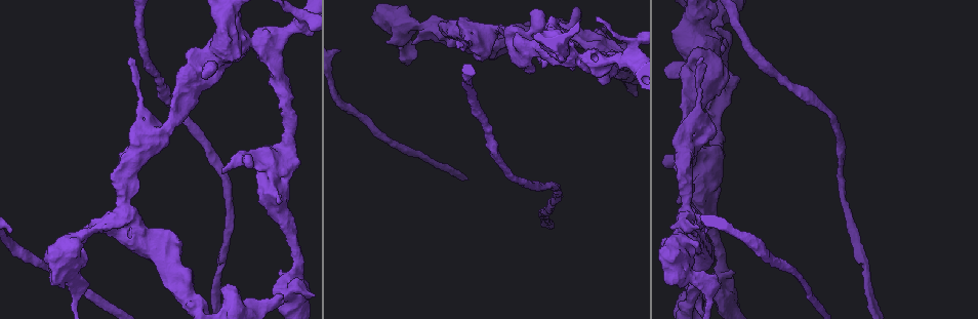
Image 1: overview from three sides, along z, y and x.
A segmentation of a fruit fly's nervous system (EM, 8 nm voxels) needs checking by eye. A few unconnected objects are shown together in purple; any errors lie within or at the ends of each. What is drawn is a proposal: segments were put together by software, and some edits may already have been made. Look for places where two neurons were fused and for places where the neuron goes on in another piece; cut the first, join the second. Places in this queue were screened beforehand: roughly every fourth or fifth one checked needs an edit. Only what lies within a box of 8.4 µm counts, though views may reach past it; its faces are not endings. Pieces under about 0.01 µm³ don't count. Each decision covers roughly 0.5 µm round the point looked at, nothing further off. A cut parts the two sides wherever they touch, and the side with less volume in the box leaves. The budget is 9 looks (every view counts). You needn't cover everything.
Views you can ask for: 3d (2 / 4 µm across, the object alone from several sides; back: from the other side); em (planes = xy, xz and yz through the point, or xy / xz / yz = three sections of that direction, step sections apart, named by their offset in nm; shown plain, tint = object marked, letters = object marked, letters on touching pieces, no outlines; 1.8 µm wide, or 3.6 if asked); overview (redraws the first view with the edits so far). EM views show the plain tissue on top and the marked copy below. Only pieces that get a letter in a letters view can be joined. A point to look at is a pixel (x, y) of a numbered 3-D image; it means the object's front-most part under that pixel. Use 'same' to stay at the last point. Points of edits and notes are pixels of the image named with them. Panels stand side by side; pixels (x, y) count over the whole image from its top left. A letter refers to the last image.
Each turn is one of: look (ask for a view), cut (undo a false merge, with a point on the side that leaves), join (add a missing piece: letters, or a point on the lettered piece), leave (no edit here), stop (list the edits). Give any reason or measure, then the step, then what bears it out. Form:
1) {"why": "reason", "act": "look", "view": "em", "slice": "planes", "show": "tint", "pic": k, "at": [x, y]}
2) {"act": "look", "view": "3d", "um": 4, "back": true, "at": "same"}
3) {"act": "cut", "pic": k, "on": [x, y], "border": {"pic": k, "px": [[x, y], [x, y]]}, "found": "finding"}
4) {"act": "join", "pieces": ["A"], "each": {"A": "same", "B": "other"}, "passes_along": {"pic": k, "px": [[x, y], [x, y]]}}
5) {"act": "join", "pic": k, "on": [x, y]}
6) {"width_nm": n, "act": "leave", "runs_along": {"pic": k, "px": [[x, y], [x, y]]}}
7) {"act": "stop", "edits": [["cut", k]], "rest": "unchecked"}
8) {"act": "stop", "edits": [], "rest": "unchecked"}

{"why": "thick turns thin", "act": "look", "view": "em", "slice": "planes", "show": "letters", "pic": 1, "at": [699, 125]}

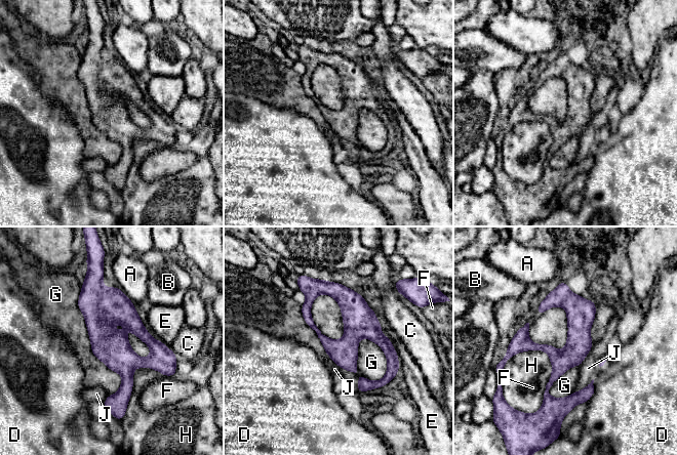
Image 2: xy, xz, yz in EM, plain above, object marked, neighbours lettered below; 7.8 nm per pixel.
{"act": "leave", "each": {"A": "other", "B": "other", "C": "other", "D": "other", "E": "other", "F": "other", "G": "other", "H": "other", "J": "other"}, "border": {"pic": 2, "px": [[367, 337], [358, 341], [357, 390]]}, "found": "one neuron here"}

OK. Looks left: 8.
{"why": "branch stops here", "act": "look", "view": "em", "slice": "planes", "show": "tint", "pic": 1, "at": [221, 171]}

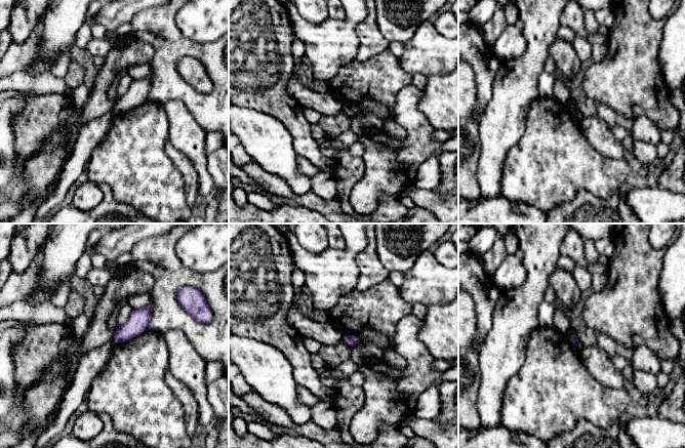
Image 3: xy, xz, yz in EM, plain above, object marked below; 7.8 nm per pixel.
{"act": "look", "view": "em", "slice": "planes", "show": "letters", "at": "same"}

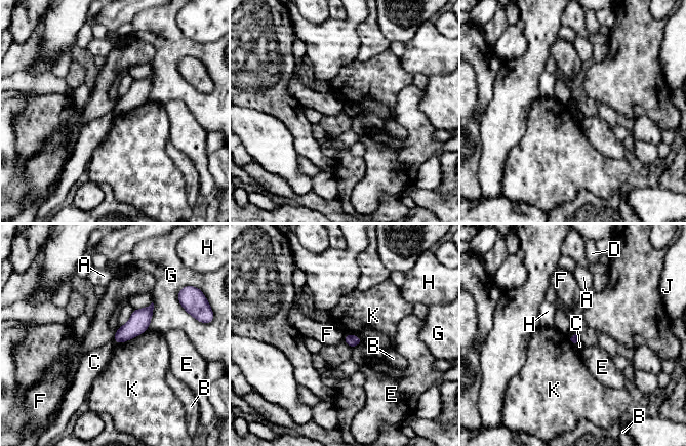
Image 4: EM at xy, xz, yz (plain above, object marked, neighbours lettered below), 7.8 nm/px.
{"act": "leave", "each": {"A": "other", "B": "other", "C": "other", "D": "other", "E": "other", "F": "other", "G": "other", "H": "other", "J": "other", "K": "other"}, "border": {"pic": 4, "px": [[116, 332], [113, 340]]}, "found": "none of them fits"}

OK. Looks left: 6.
{"why": "narrows sharply", "act": "look", "view": "3d", "um": 4, "pic": 1, "at": [701, 37]}

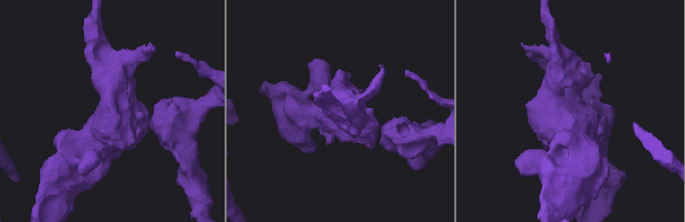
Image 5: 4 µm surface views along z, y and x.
{"act": "look", "view": "em", "slice": "planes", "show": "letters", "pic": 5, "at": [568, 110]}

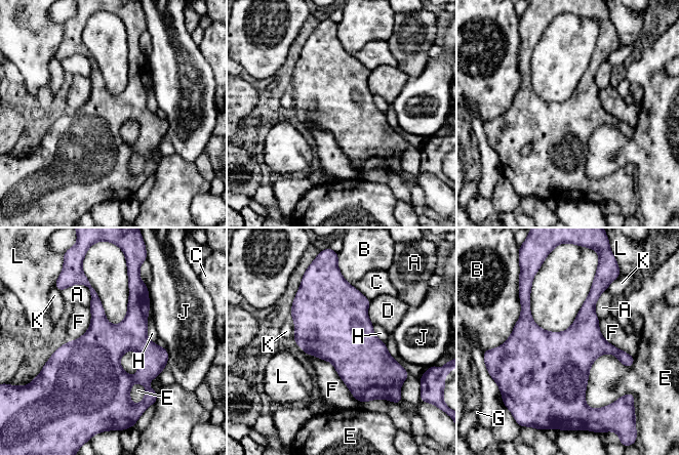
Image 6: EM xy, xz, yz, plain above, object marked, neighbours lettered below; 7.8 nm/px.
{"act": "leave", "each": {"A": "other", "B": "other", "C": "other", "D": "other", "E": "other", "F": "other", "G": "other", "H": "other", "J": "other", "K": "other", "L": "other"}, "border": {"pic": 6, "px": [[307, 353], [329, 361], [360, 403]]}, "found": "all the same neuron"}

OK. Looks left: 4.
{"why": "abrupt turn", "act": "look", "view": "3d", "um": 4, "pic": 1, "at": [682, 275]}

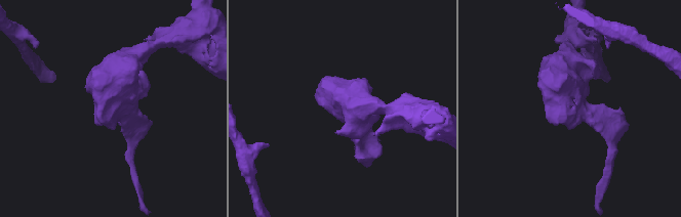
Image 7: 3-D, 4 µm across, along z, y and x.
{"arm_widths_nm": [240, 550], "why": "shape alone is not enough", "act": "look", "view": "em", "um": 3.6, "slice": "planes", "show": "tint", "pic": 7, "at": [572, 110]}

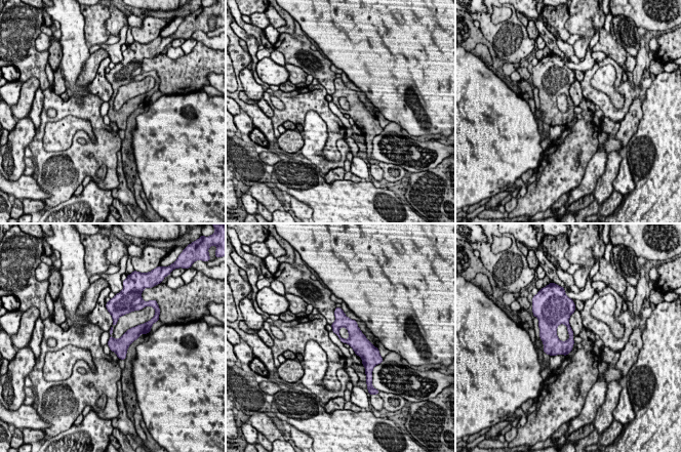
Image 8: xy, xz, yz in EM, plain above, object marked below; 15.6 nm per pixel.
{"why": "see the neighbours", "act": "look", "view": "em", "um": 3.6, "slice": "planes", "show": "letters", "at": "same"}

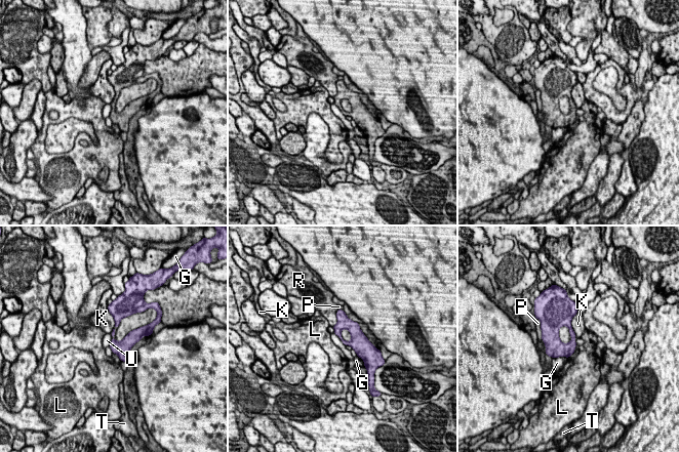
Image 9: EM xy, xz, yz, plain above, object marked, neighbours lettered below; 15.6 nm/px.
{"act": "leave", "each": {"G": "other", "K": "other", "L": "other", "P": "other", "R": "other", "T": "other", "U": "other"}, "runs_along": {"pic": 9, "px": [[112, 311], [116, 315], [114, 343], [125, 358]]}, "found": "continuous, no second neuron"}

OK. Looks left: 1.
{"act": "stop", "edits": [], "rest": "unchecked"}

